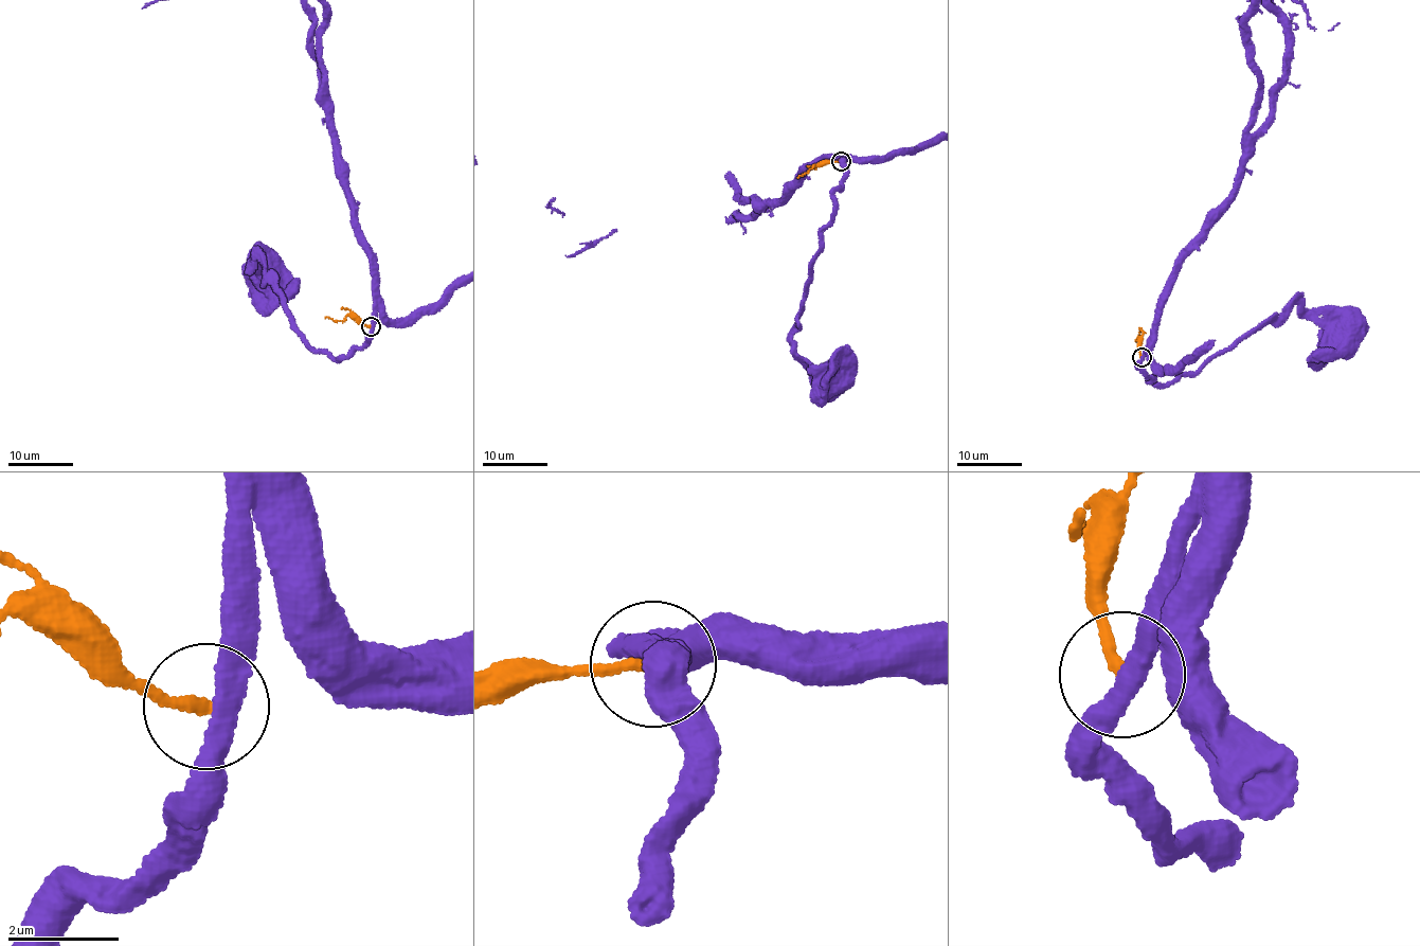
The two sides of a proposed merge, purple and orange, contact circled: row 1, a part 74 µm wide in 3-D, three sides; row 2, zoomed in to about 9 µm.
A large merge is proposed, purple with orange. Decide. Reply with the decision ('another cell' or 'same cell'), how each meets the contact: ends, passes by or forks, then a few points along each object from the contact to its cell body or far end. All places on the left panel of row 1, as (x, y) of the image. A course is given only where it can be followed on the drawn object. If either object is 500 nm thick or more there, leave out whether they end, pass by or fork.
another cell; purple passes by; orange ends there; purple runs (372, 326), (370, 341), (341, 358), (315, 350), (300, 336), (258, 259), (250, 266), (265, 286), (268, 274); orange runs (370, 326), (358, 323), (348, 316), (339, 321), (325, 318)

